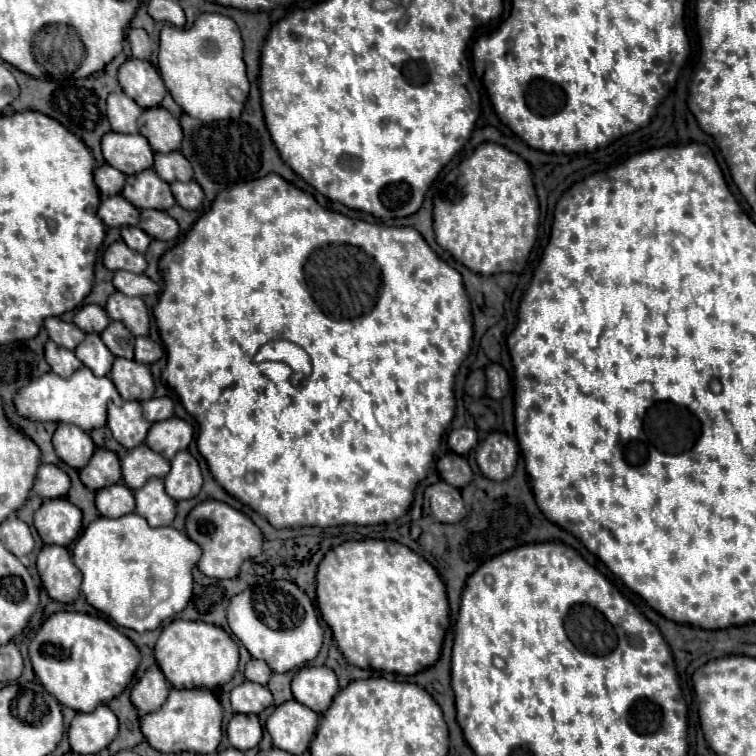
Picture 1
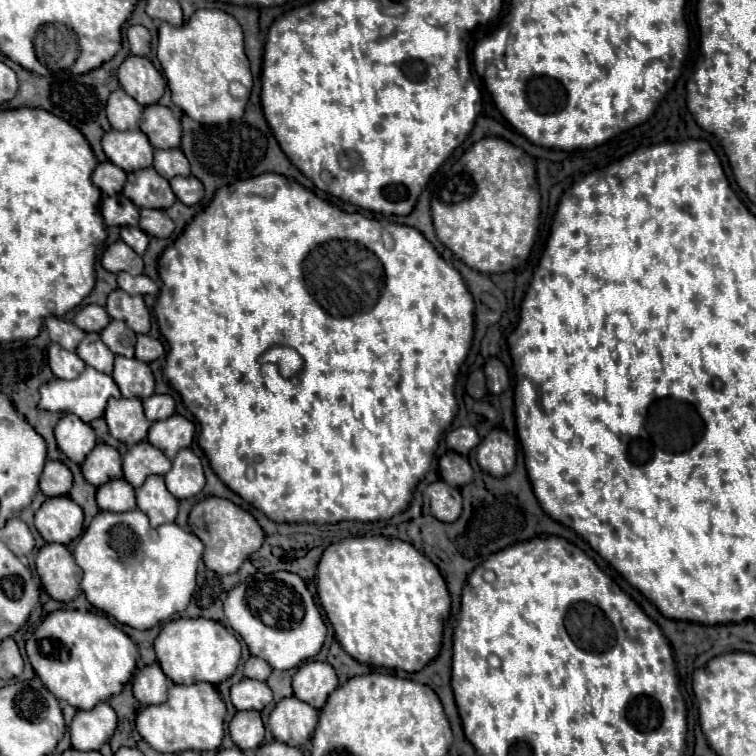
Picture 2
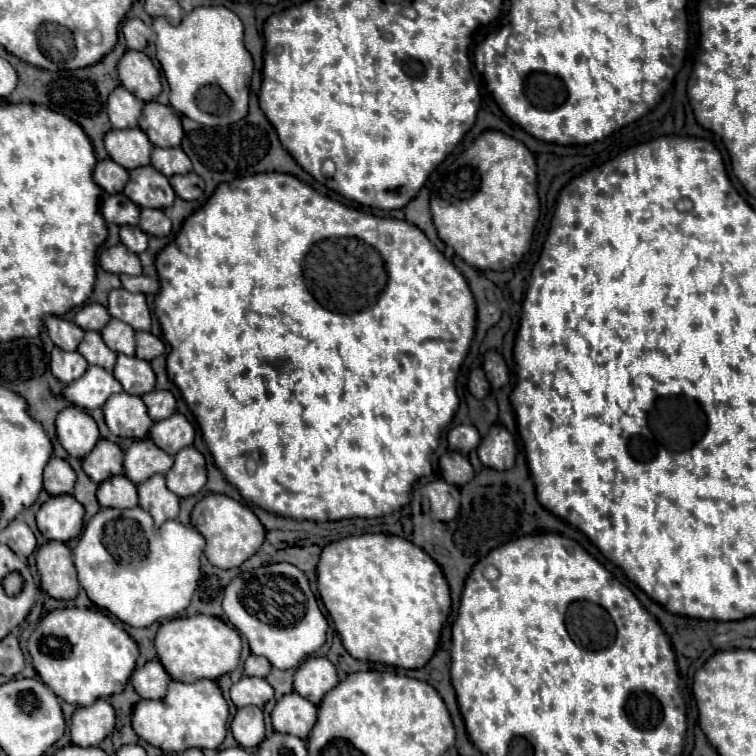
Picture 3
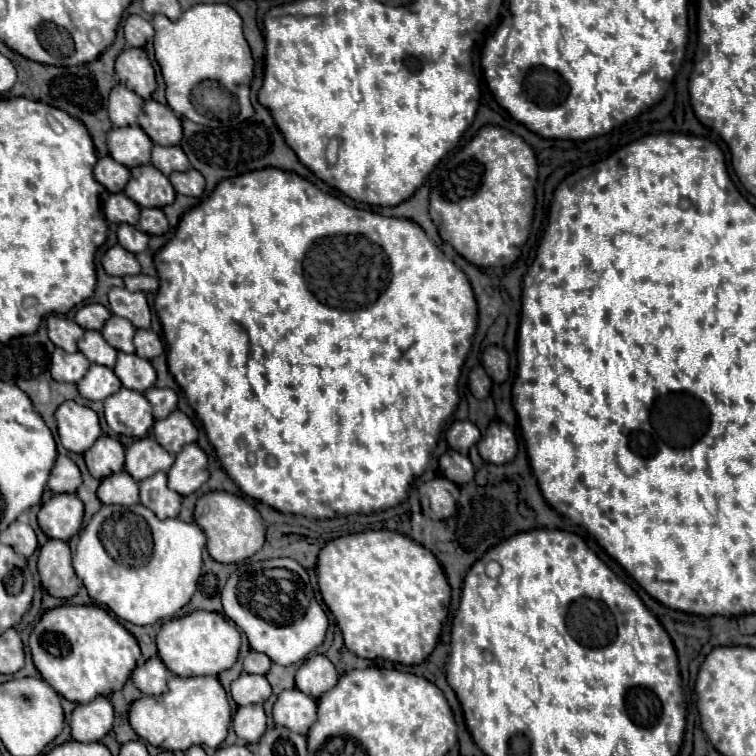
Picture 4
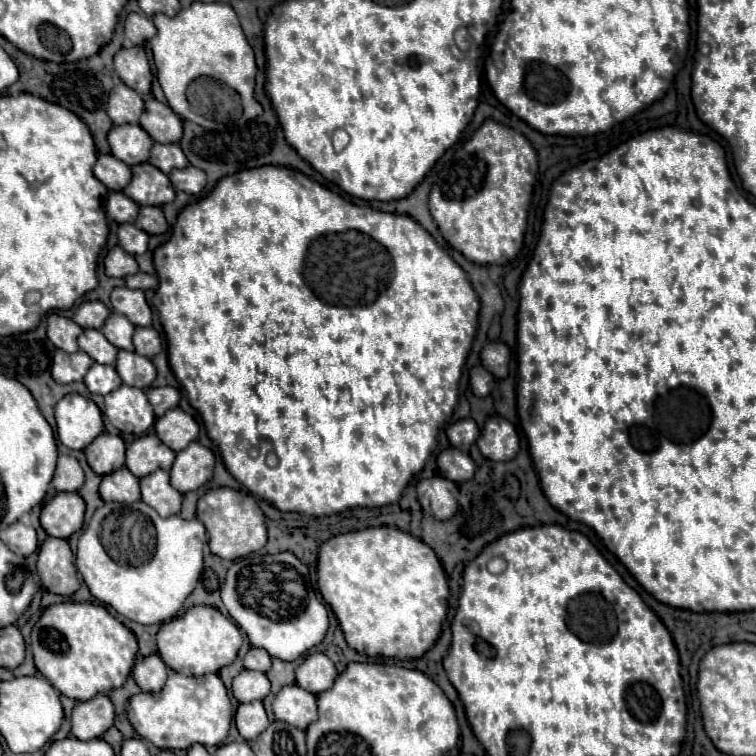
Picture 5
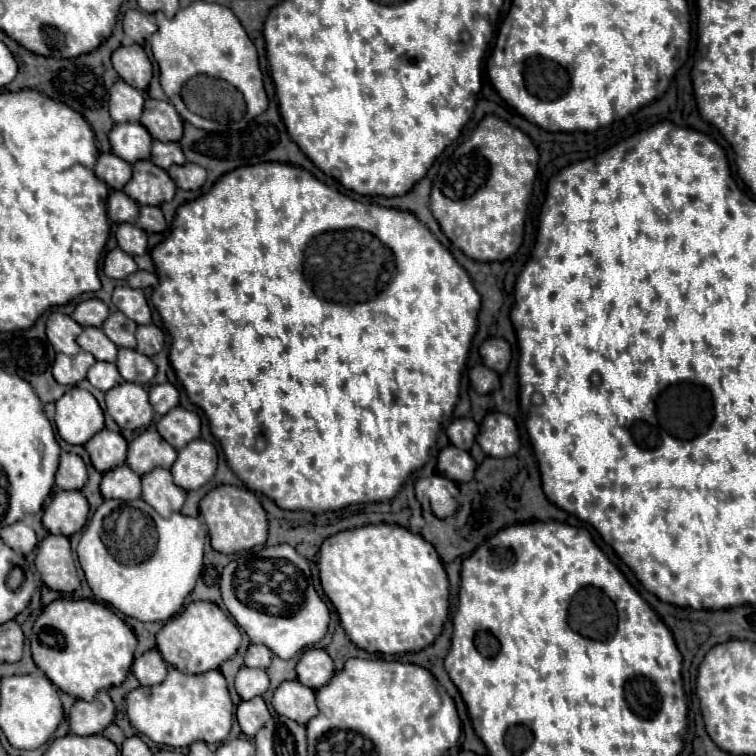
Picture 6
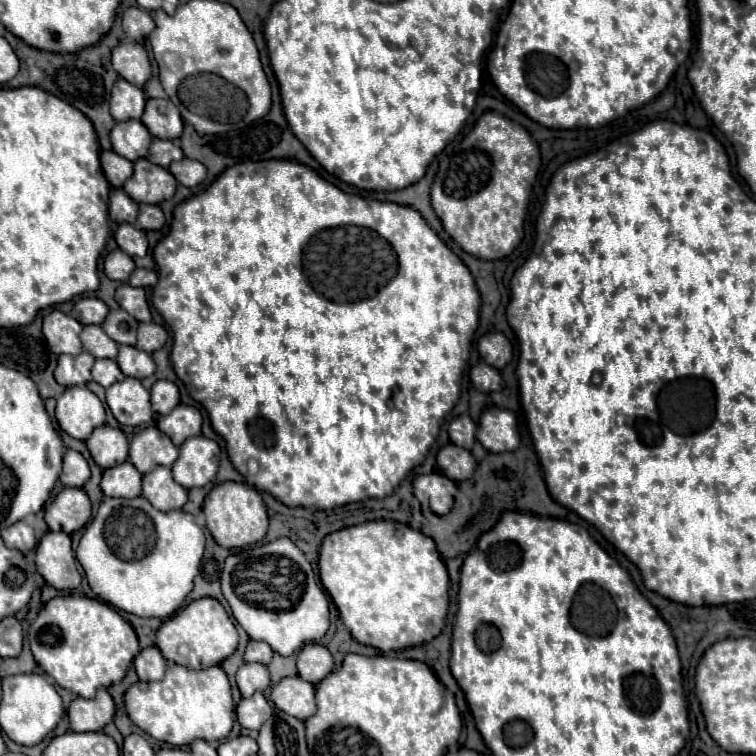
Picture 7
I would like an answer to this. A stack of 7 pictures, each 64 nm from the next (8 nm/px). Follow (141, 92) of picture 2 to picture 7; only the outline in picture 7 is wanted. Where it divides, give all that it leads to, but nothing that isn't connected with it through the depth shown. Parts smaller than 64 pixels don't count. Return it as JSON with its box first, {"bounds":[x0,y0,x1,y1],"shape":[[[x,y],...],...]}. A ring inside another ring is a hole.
{"bounds":[112,42,152,88],"shape":[[[136,42],[118,44],[112,50],[112,66],[124,80],[136,84],[138,88],[142,88],[152,78],[152,66],[148,54],[144,46]]]}

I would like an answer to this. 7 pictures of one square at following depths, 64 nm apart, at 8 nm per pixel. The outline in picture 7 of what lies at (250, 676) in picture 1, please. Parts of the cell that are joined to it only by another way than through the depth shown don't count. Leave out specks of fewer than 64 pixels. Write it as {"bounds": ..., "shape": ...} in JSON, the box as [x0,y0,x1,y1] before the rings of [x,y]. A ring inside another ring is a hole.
{"bounds":[244,640,272,664],"shape":[[[250,640],[248,646],[246,646],[246,652],[244,652],[244,662],[258,662],[258,664],[268,664],[272,660],[272,648],[264,642],[256,642],[256,640]]]}

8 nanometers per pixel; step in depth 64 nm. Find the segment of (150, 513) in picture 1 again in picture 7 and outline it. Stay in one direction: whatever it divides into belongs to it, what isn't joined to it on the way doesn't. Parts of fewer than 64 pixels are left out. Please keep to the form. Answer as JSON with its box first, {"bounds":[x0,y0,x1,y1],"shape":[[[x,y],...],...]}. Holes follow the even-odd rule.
{"bounds":[142,468,188,512],"shape":[[[154,468],[152,472],[144,474],[144,488],[142,488],[142,496],[156,508],[162,512],[170,512],[170,510],[180,510],[188,498],[186,488],[180,488],[180,484],[176,484],[172,480],[172,472],[170,468]]]}

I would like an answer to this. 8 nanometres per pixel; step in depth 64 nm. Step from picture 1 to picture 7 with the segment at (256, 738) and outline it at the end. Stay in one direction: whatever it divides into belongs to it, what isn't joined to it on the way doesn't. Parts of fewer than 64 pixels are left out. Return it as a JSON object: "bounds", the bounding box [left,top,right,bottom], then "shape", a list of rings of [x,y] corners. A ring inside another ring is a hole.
{"bounds":[236,692,272,732],"shape":[[[256,692],[256,696],[244,698],[238,704],[236,716],[238,716],[238,722],[240,722],[242,728],[256,732],[268,720],[268,716],[272,716],[272,708],[266,702],[264,694],[262,692]]]}

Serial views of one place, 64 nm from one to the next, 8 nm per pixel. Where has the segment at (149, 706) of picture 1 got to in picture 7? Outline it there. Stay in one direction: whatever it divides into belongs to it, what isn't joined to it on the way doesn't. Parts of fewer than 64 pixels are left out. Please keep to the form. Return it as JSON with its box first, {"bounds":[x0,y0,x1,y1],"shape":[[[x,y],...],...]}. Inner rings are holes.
{"bounds":[134,646,166,682],"shape":[[[150,646],[138,652],[138,656],[134,658],[134,668],[142,682],[156,682],[164,678],[166,660],[156,646]]]}

